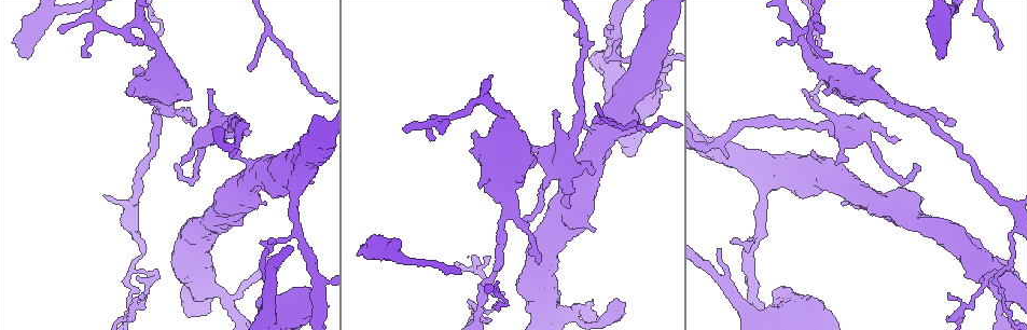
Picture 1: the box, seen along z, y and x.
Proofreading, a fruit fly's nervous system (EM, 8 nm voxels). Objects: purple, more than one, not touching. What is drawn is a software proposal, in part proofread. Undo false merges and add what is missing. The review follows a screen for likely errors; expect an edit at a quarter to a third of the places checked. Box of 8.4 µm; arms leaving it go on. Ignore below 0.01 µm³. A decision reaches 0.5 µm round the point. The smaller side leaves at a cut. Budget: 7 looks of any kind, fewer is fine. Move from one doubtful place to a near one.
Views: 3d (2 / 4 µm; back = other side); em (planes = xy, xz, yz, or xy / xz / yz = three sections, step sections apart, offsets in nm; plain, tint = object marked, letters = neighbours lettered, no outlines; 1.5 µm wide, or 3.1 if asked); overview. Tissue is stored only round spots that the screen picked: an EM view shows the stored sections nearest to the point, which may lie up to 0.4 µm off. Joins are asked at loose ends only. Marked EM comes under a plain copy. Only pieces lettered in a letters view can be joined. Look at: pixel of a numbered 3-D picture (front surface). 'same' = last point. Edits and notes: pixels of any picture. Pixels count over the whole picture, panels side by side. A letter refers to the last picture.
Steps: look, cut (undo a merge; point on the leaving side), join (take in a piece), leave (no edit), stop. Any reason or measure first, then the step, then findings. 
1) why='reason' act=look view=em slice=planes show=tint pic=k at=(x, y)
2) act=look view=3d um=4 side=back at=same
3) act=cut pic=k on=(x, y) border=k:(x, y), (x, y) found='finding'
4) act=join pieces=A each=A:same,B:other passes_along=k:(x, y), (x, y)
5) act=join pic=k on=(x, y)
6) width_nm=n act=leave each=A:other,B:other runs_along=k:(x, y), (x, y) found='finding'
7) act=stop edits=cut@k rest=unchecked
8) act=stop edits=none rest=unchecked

why='stops while still wide' act=look view=em slice=xy step=8 show=letters pic=1 at=(474, 131)

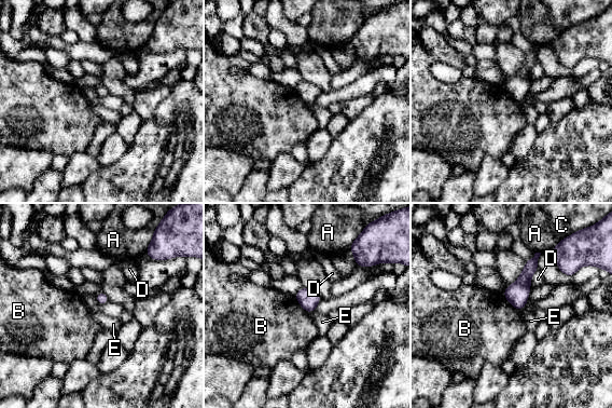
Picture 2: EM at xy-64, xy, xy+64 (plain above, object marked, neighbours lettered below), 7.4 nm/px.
longest_contact=B:190nm act=leave each=A:other,B:other,C:other,D:other,E:other found='no lettered piece goes on from it'

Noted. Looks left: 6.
why='thick end' act=look view=em slice=yz step=4 show=tint pic=1 at=(940, 54)

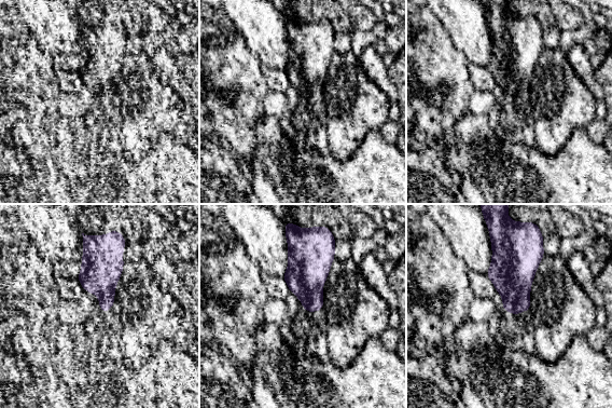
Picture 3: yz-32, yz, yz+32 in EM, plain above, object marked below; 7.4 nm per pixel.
act=look view=em slice=planes show=letters at=same

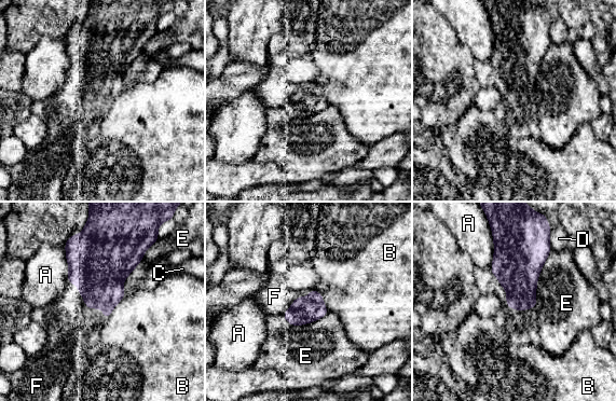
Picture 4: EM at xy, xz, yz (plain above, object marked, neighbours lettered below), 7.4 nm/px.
act=join pieces=F each=A:other,B:other,C:other,D:other,E:other,F:same found='it goes on there'

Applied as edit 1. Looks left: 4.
why='abrupt turn' act=look view=em slice=xy step=4 show=tint pic=1 at=(900, 180)

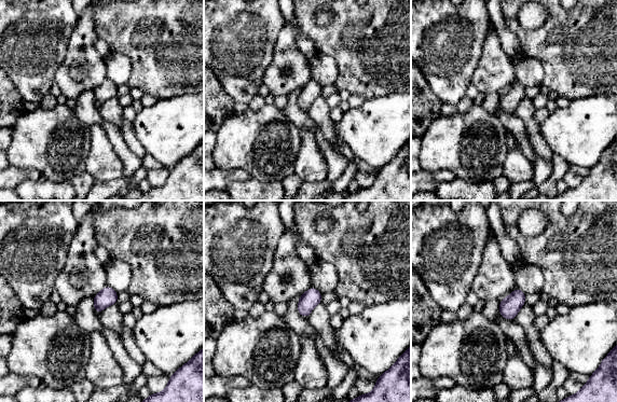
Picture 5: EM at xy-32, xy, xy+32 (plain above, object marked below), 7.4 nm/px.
why='cut it another way' act=look view=em slice=planes show=letters at=same

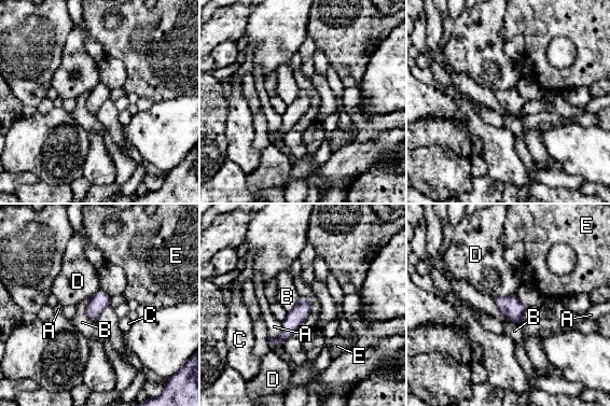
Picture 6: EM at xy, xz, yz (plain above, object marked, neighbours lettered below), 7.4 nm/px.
width_nm=130 act=leave each=A:other,B:other,C:other,D:other,E:other runs_along=6:(302, 299), (302, 310), (272, 344) found='all the same neuron'

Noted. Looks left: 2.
act=stop edits=join@4 rest=unchecked

